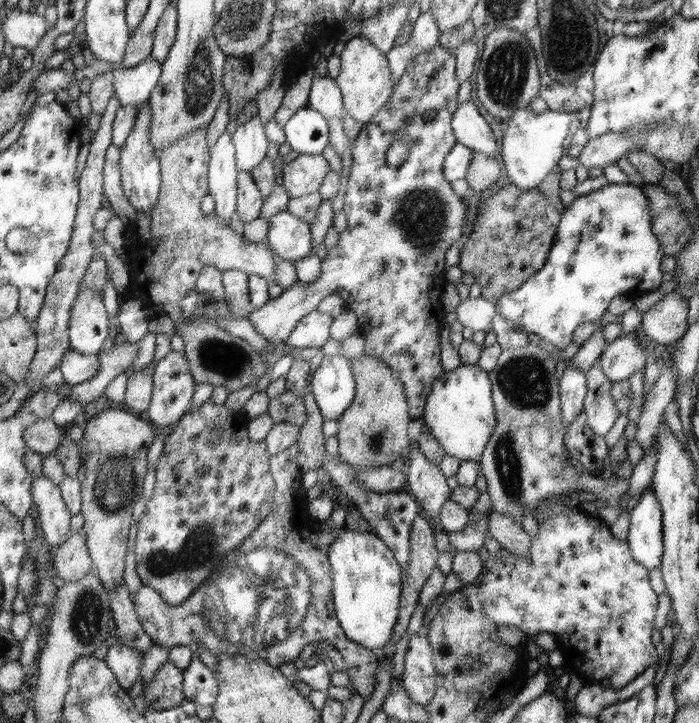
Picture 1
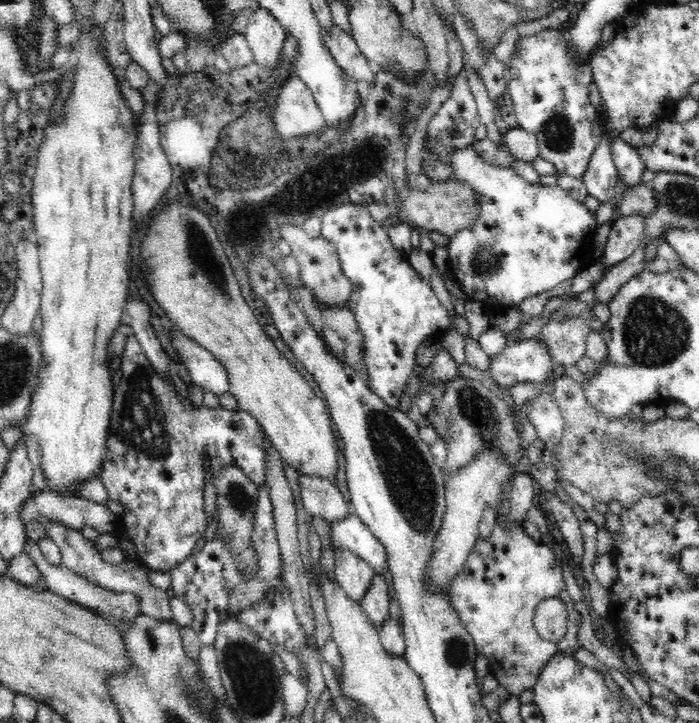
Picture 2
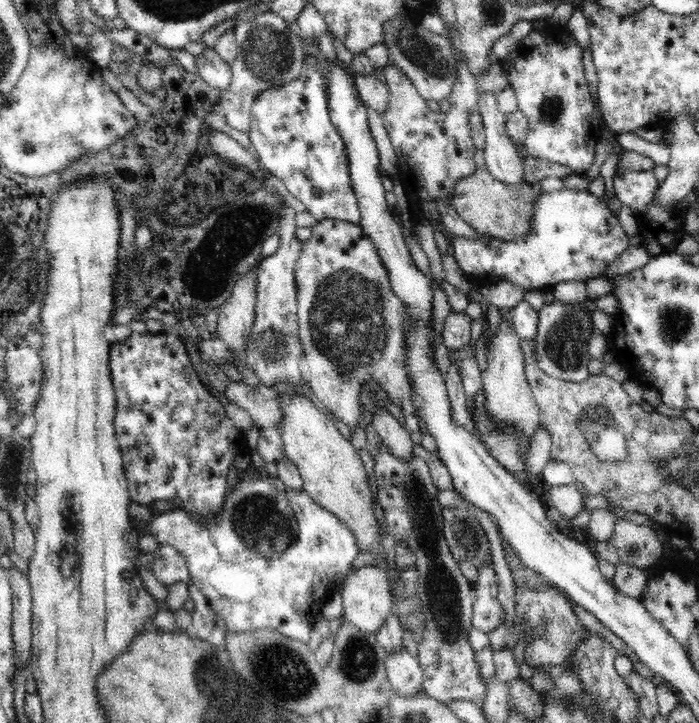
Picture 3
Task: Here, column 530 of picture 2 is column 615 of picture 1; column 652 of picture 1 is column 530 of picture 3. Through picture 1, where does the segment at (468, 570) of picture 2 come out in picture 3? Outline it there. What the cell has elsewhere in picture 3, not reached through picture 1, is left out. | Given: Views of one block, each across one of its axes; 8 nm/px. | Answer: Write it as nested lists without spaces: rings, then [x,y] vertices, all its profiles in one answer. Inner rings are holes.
[[[518,588],[518,590],[515,590],[514,602],[514,614],[518,612],[518,624],[522,620],[530,622],[528,632],[534,626],[538,626],[540,620],[544,620],[544,624],[546,624],[544,626],[544,634],[528,644],[528,652],[524,652],[526,654],[524,662],[533,667],[538,665],[573,665],[575,663],[573,654],[577,653],[577,646],[585,641],[588,634],[584,625],[580,626],[580,620],[572,612],[568,600],[560,592],[556,592],[552,588],[548,588],[544,592],[534,592],[534,590],[522,590],[522,588]]]

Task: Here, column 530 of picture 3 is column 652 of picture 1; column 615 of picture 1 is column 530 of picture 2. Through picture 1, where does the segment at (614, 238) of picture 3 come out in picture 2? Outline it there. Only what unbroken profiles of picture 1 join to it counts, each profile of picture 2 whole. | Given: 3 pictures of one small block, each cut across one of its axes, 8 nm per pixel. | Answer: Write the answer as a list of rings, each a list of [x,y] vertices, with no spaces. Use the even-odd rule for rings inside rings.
[[[471,146],[456,149],[449,156],[450,176],[453,182],[465,182],[477,194],[477,218],[470,226],[456,231],[447,244],[450,260],[448,271],[471,300],[486,308],[514,308],[526,298],[549,292],[562,282],[572,279],[584,268],[583,255],[591,250],[596,229],[595,212],[579,202],[558,185],[530,184],[510,167],[492,166],[482,160]]]

